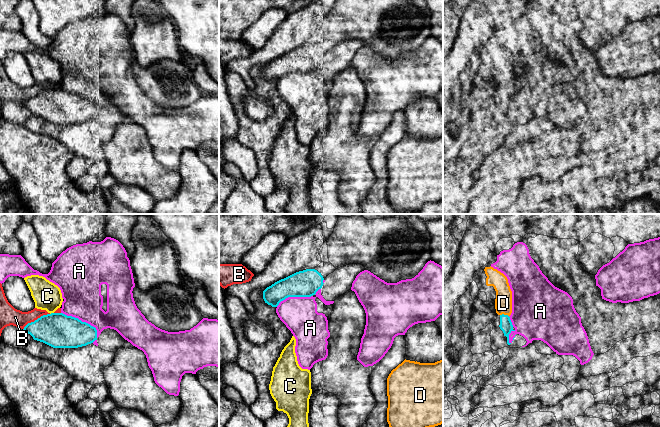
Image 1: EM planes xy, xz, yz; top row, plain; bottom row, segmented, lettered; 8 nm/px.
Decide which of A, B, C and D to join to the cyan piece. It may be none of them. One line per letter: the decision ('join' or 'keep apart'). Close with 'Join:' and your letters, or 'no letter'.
A: keep apart
B: keep apart
C: keep apart
D: keep apart
Join: no letter

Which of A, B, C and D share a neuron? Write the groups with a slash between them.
A / B D / C

